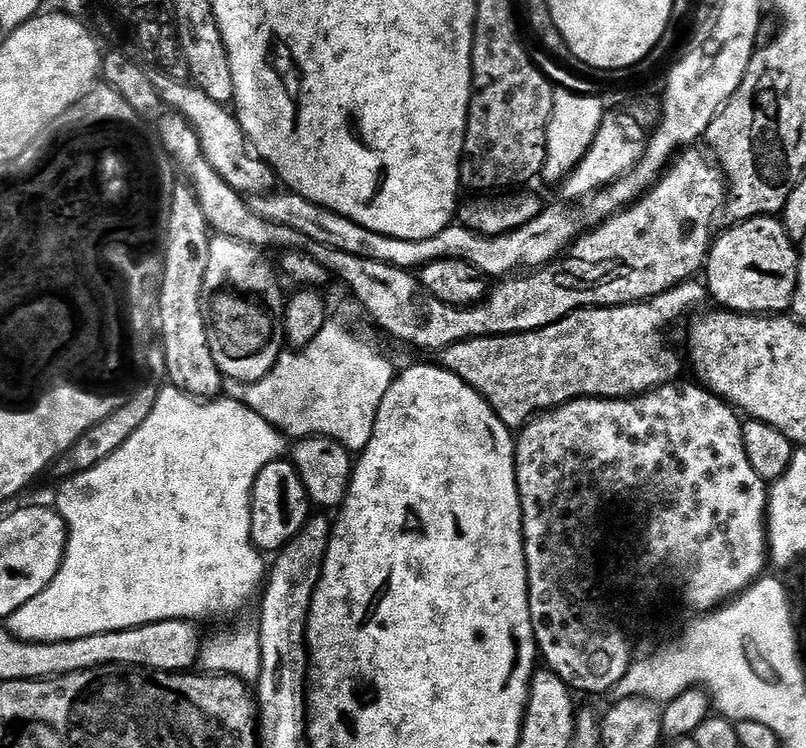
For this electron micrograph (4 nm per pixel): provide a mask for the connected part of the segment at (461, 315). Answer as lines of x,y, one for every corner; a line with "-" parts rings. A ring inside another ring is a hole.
691,146
683,149
664,170
664,175
633,204
611,213
605,224
593,232
585,231
572,241
566,254
543,268
525,271
511,278
501,279
491,285
487,296
478,304
459,308
434,298
425,290
419,279
412,276
399,263
387,264
358,258
358,254
346,254
346,250
334,250
313,240
304,240
303,251
309,252
333,277
336,276
352,291
352,296
364,307
364,312
385,332
404,344
414,348
439,353
463,340
478,336
509,336
519,332
533,332
558,322
580,308
612,308
616,304
634,304
638,300
651,300
677,284
691,280
696,271
705,267
708,249
714,239
712,223
721,215
729,195
724,170
703,147

